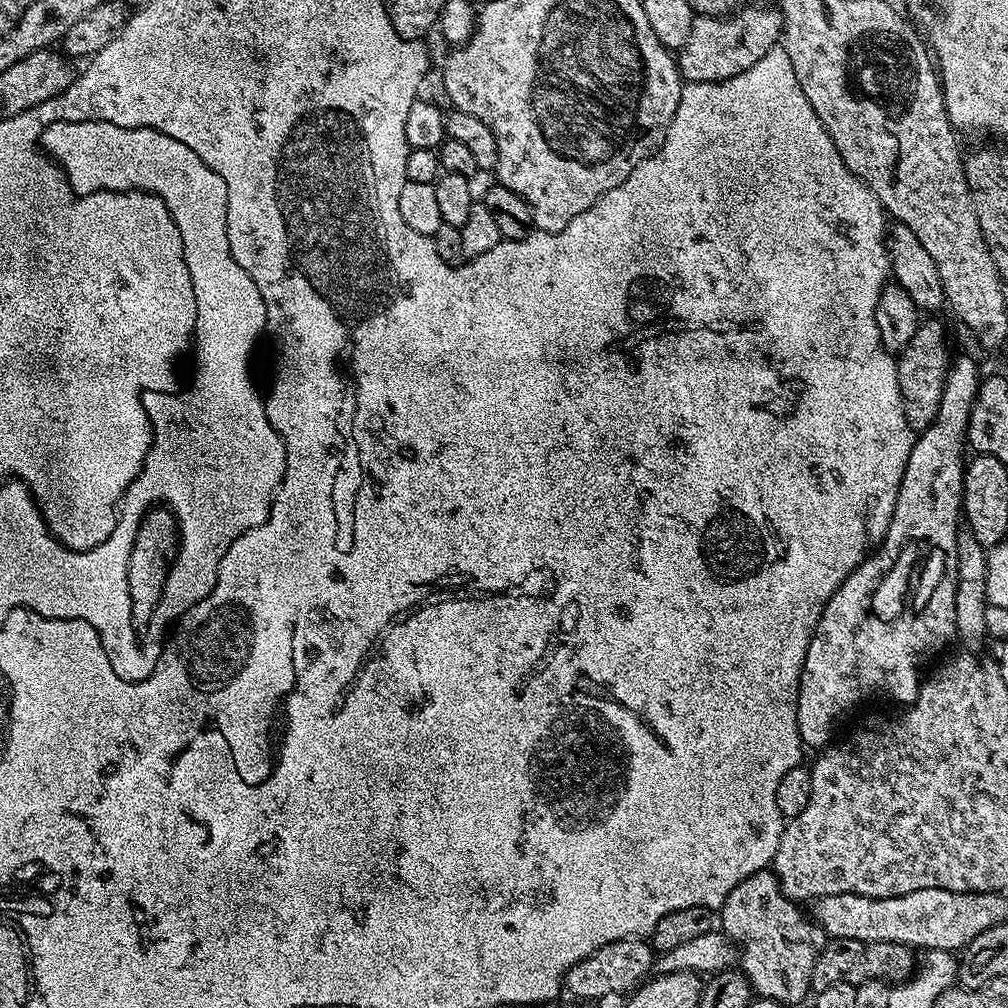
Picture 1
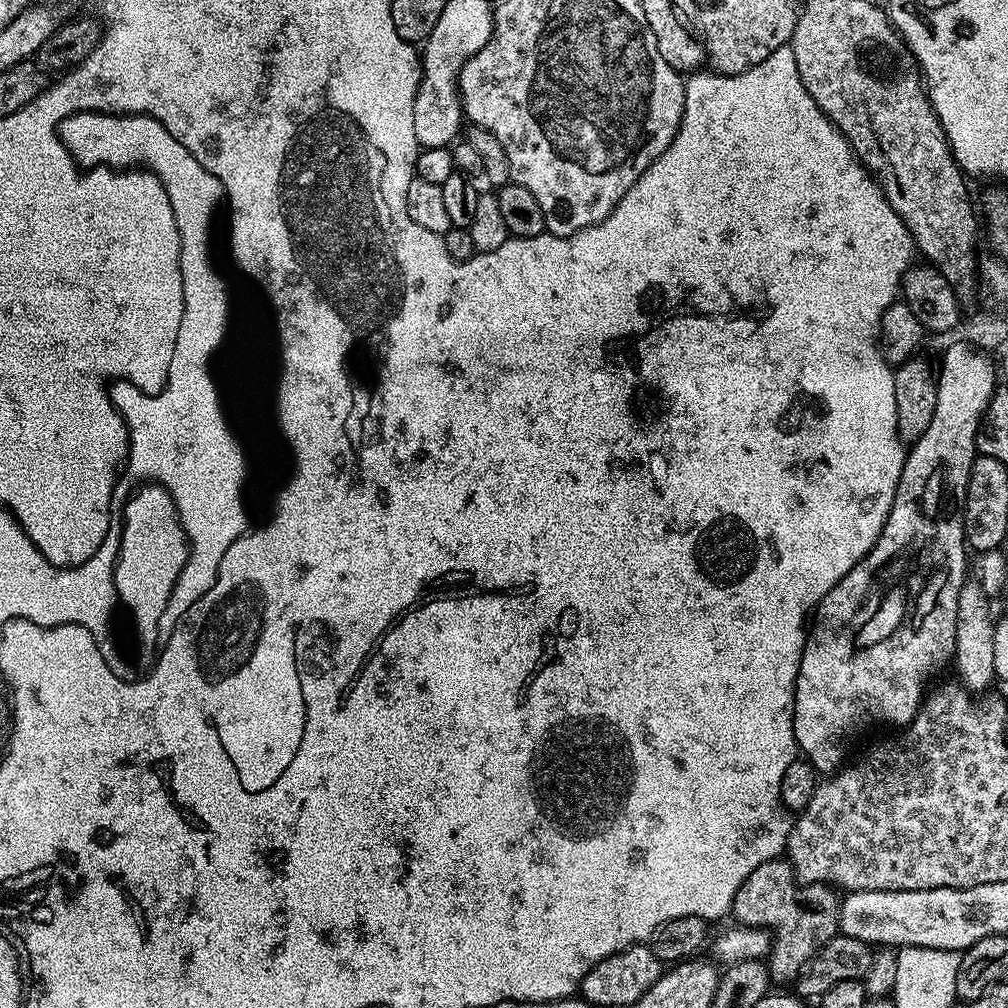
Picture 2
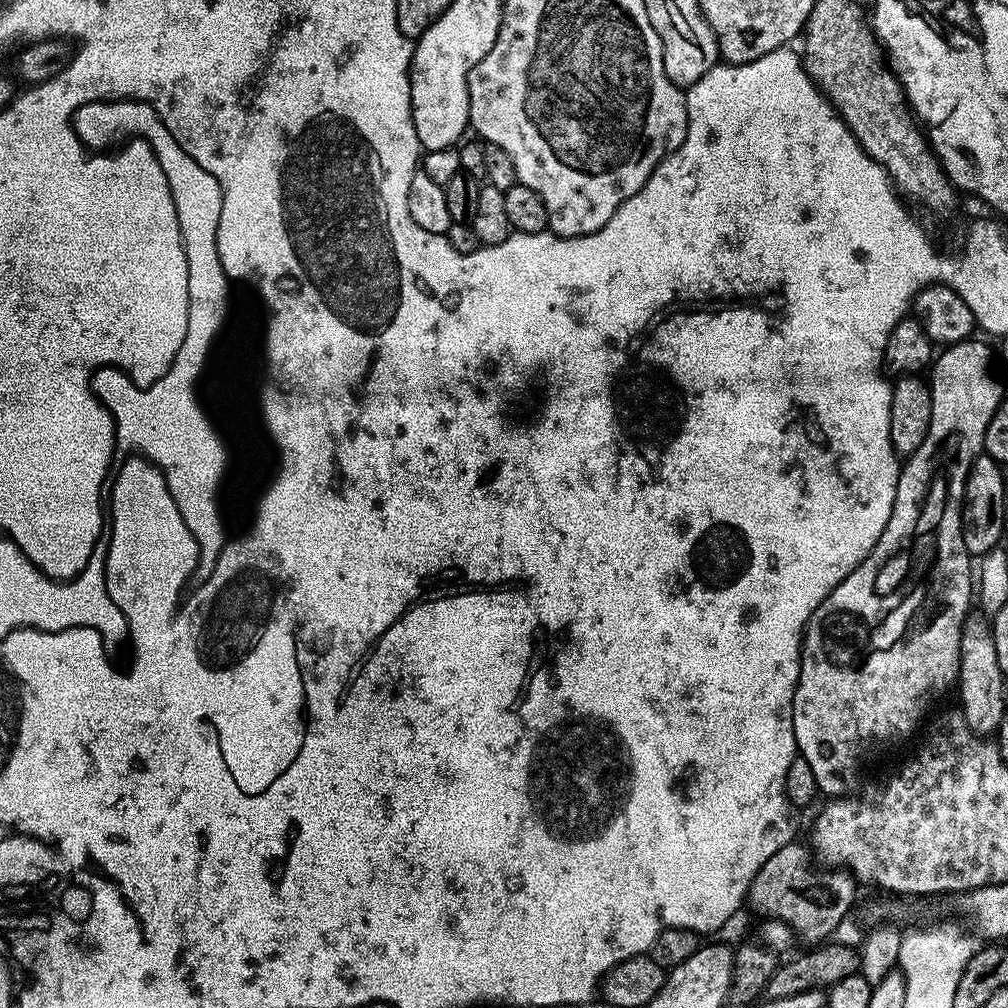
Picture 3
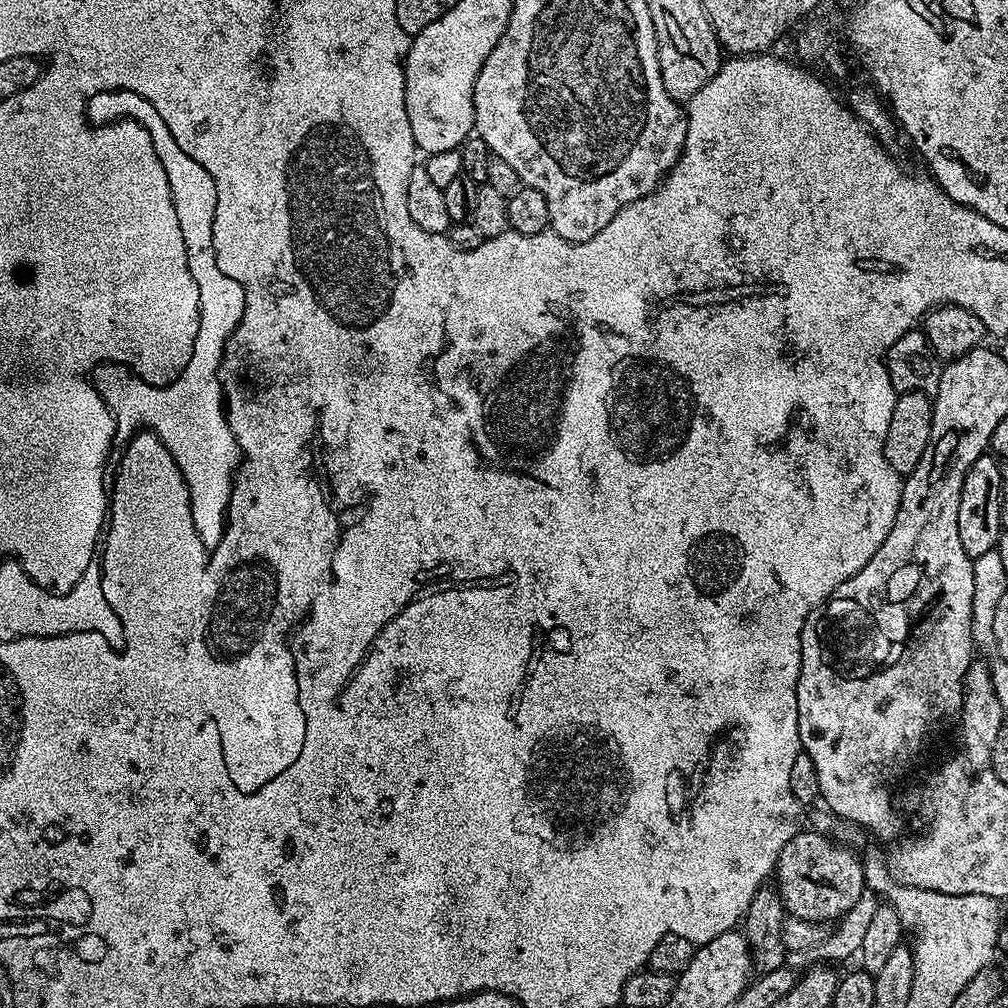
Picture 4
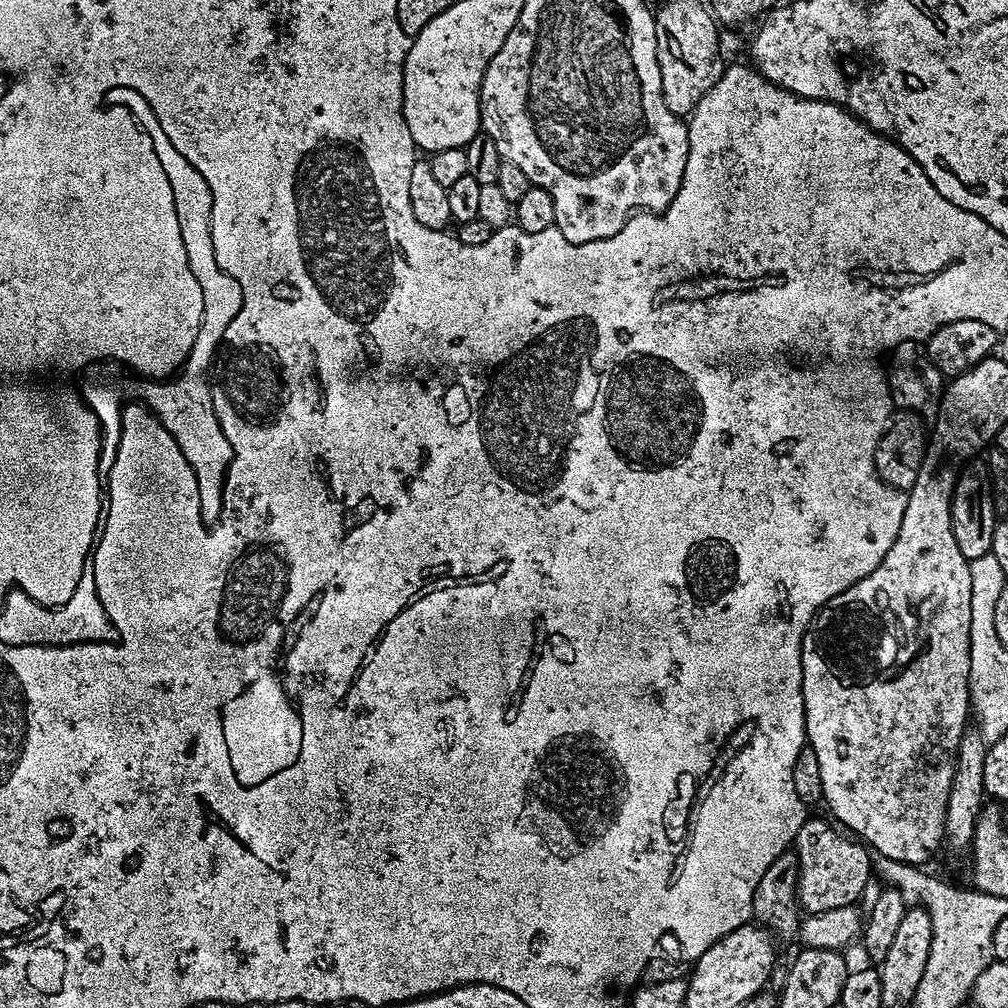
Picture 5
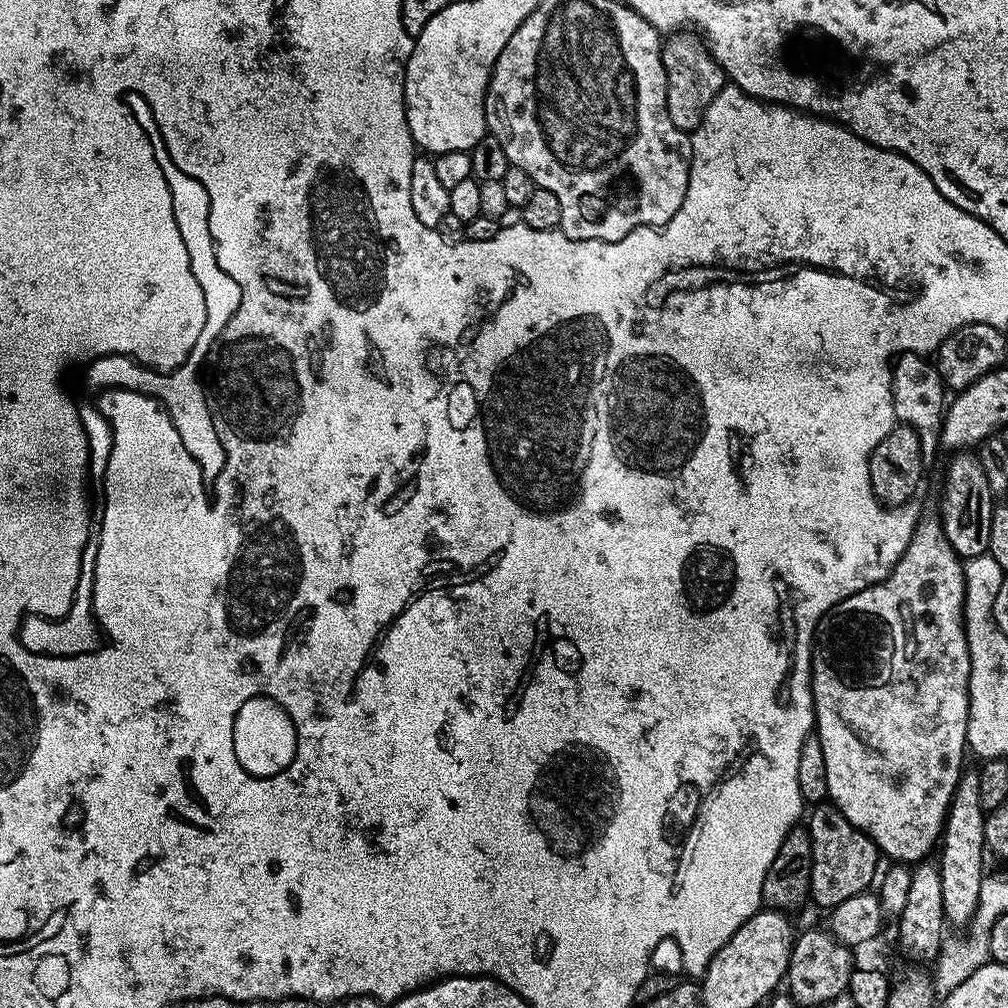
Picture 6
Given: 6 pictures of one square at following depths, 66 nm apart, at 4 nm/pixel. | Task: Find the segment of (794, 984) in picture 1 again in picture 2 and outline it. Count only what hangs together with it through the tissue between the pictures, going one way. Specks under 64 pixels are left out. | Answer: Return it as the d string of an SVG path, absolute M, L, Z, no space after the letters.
M777 858L774 860L767 860L766 862L762 862L762 866L758 866L754 869L753 872L750 873L750 878L746 878L746 882L742 882L742 886L738 886L738 894L734 894L734 902L732 903L730 912L734 917L736 915L735 923L737 925L743 926L745 928L766 928L772 934L772 950L768 953L766 957L766 963L768 965L768 974L769 977L773 981L776 980L777 985L784 986L787 982L795 981L796 975L803 970L804 964L807 960L811 958L812 955L816 952L817 948L821 948L823 944L826 942L830 942L830 938L834 938L838 935L838 929L840 927L840 902L841 897L837 895L835 891L829 885L826 884L801 884L799 880L797 880L796 876L792 872L792 865L788 863L787 859Z

